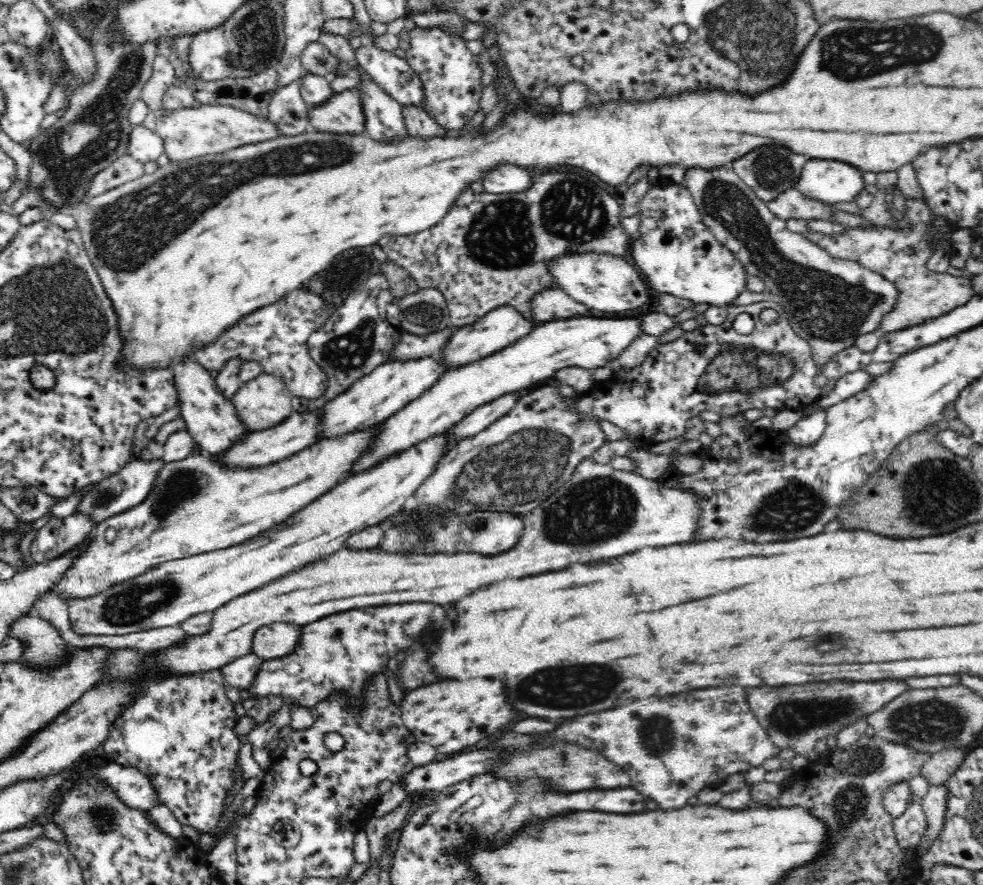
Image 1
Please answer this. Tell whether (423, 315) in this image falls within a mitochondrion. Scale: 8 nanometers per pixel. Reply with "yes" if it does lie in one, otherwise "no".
yes

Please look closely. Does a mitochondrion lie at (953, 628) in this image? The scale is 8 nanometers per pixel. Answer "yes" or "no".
no

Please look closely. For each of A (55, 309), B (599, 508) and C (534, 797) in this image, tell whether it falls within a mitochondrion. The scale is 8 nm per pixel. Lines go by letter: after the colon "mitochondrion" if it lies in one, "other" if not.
A: mitochondrion
B: mitochondrion
C: mitochondrion

